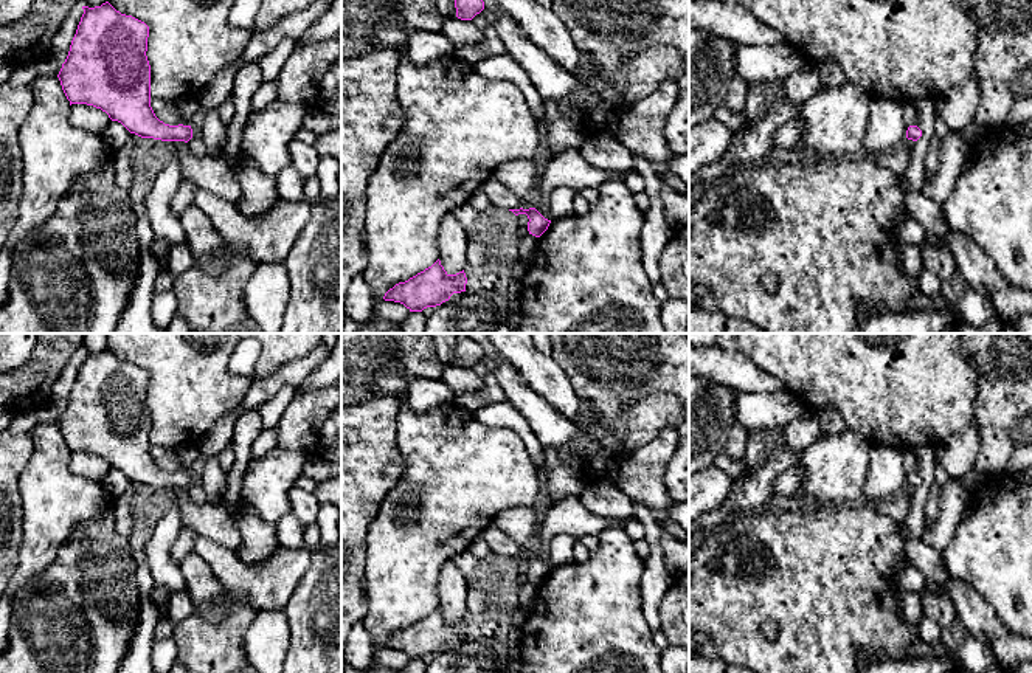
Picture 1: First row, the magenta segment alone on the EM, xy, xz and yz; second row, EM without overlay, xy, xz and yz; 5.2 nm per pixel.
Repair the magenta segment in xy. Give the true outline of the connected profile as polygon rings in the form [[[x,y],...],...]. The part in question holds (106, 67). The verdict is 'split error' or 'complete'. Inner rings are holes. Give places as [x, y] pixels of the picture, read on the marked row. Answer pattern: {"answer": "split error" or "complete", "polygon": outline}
{"answer": "complete", "polygon": [[[109,2],[82,9],[68,56],[57,74],[70,105],[87,104],[101,109],[112,121],[121,123],[141,138],[188,143],[192,138],[191,126],[164,124],[151,107],[151,65],[146,56],[149,26],[121,14]]]}

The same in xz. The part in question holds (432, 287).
{"answer": "complete", "polygon": [[[438,259],[431,267],[405,282],[390,288],[383,299],[403,304],[410,312],[422,312],[448,301],[453,293],[466,292],[467,278],[464,270],[448,274]]]}

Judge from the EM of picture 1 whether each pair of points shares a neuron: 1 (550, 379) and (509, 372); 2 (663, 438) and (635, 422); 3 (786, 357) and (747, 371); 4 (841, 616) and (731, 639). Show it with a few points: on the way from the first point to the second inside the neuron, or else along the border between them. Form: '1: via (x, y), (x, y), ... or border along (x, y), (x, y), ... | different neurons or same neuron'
1: border along (503, 357), (545, 402) | different neurons
2: border along (672, 427), (661, 428), (630, 456) | different neurons
3: border along (725, 349), (745, 355), (787, 388) | different neurons
4: via (813, 613), (759, 613) | same neuron

